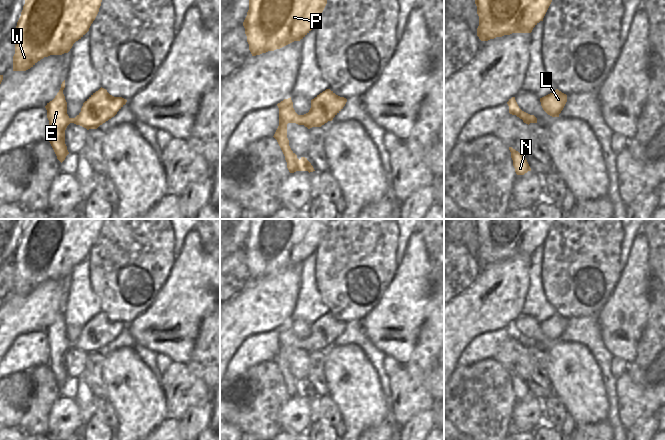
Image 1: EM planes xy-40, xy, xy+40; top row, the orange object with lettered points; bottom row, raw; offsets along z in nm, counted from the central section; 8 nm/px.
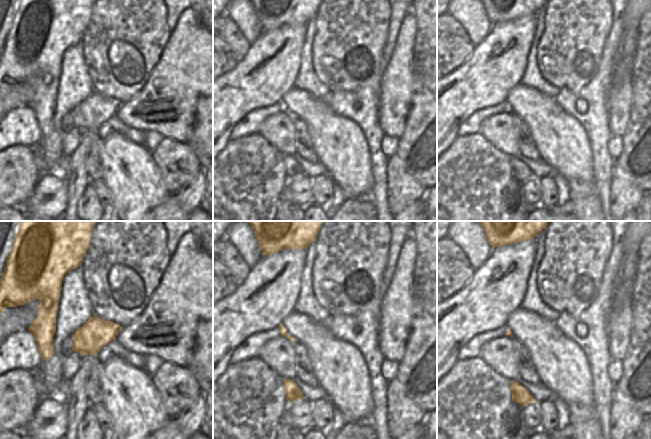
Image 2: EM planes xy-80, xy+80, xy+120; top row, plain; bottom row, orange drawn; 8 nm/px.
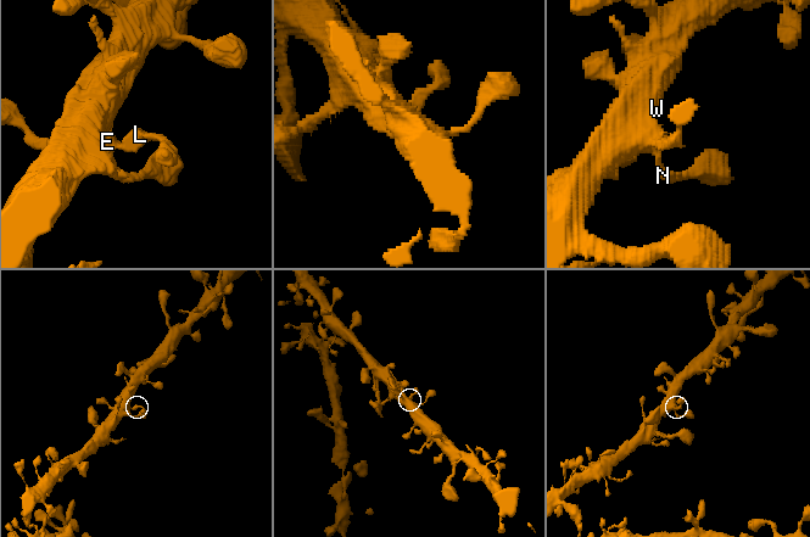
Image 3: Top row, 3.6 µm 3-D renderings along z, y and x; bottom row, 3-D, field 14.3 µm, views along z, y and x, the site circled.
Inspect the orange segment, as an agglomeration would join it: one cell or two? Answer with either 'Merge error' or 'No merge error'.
No merge error.

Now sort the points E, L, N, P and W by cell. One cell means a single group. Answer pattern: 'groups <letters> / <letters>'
groups E L N P W

